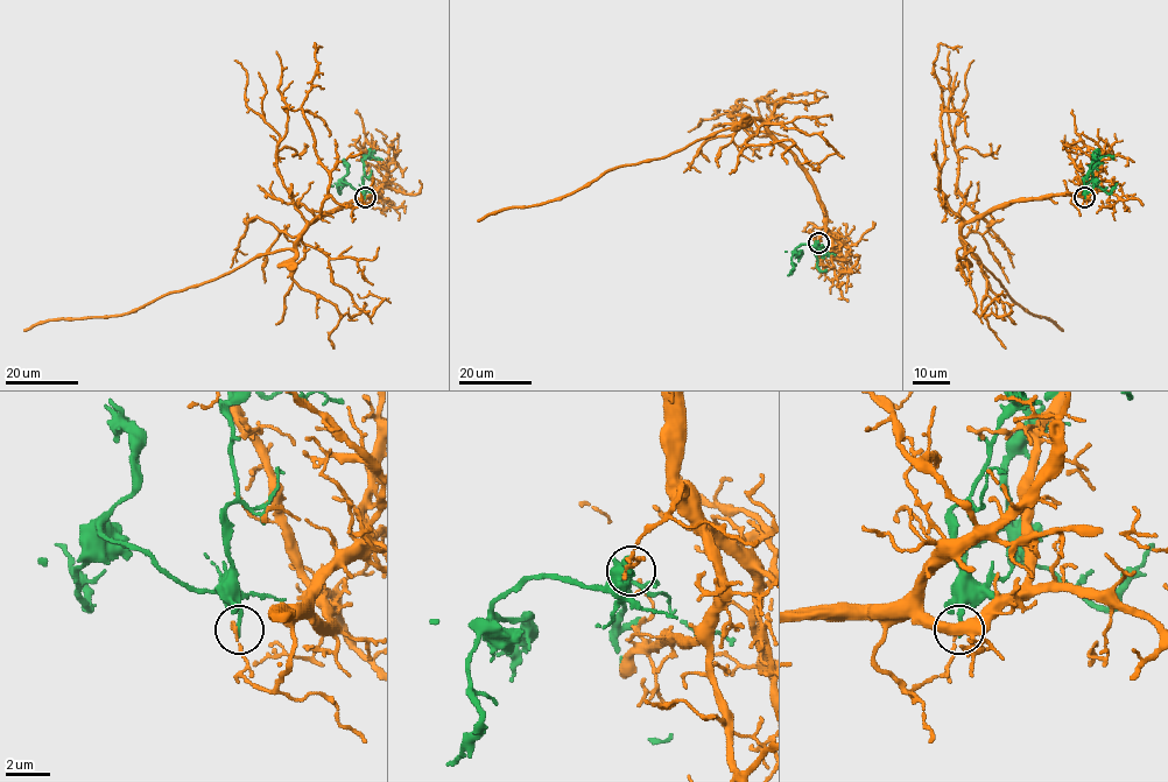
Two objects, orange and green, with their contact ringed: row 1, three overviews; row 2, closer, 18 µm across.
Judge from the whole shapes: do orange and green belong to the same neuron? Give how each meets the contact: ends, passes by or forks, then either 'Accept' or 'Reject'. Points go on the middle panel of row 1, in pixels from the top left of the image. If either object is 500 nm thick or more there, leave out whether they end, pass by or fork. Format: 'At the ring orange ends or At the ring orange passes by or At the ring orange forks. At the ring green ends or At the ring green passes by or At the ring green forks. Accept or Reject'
At the ring orange ends. At the ring green ends. Reject

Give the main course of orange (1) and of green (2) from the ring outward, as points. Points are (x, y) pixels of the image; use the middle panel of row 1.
1: (818, 244), (825, 210), (808, 173), (760, 120), (477, 220)
2: (818, 244), (801, 244), (795, 248), (793, 268), (788, 275)

